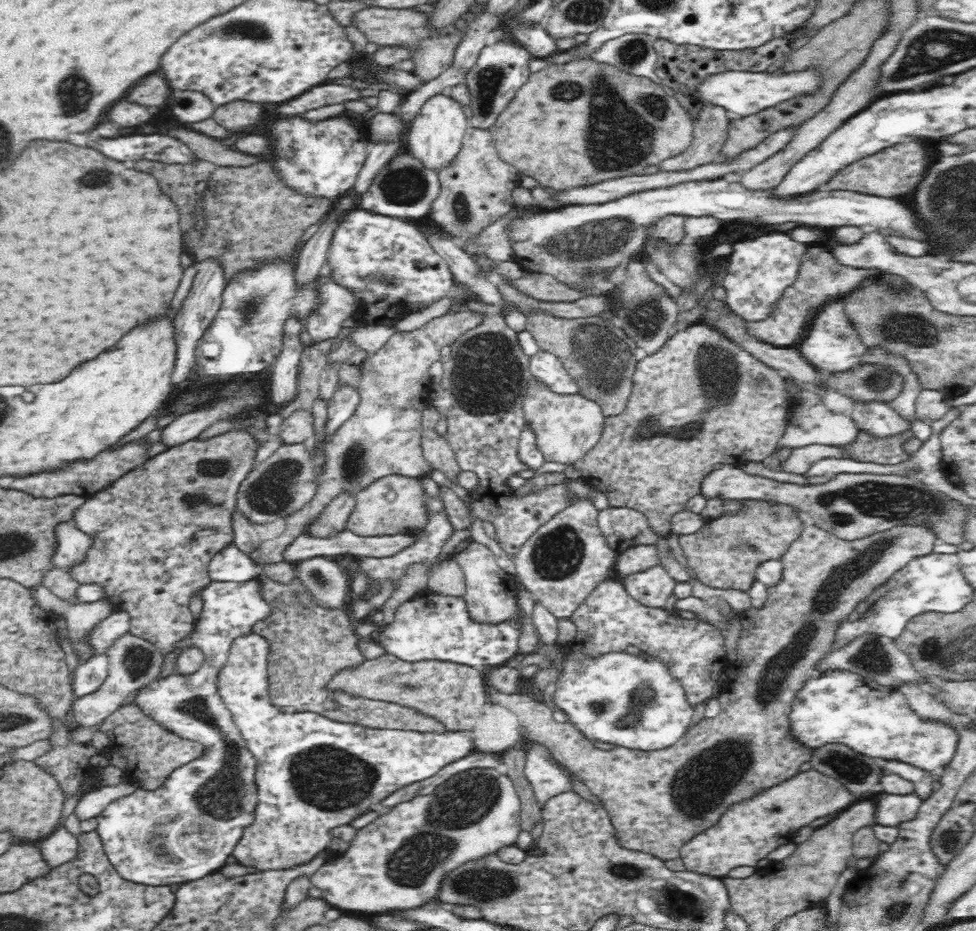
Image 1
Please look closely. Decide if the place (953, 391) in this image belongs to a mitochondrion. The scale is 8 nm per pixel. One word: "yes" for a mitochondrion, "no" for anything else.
no

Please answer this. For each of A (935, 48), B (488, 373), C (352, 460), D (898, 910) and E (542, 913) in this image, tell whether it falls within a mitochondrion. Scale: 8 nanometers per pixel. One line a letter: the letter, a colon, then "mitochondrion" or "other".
A: mitochondrion
B: mitochondrion
C: mitochondrion
D: mitochondrion
E: other

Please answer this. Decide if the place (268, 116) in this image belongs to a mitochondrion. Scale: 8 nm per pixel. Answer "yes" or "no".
no

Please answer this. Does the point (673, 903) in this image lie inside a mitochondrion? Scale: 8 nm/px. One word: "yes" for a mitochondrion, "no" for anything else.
yes

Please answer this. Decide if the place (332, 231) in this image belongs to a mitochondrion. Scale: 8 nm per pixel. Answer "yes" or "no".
no

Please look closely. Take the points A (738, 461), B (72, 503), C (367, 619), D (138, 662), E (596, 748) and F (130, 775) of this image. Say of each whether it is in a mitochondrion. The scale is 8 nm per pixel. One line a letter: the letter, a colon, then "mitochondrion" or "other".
A: other
B: other
C: other
D: mitochondrion
E: other
F: other

